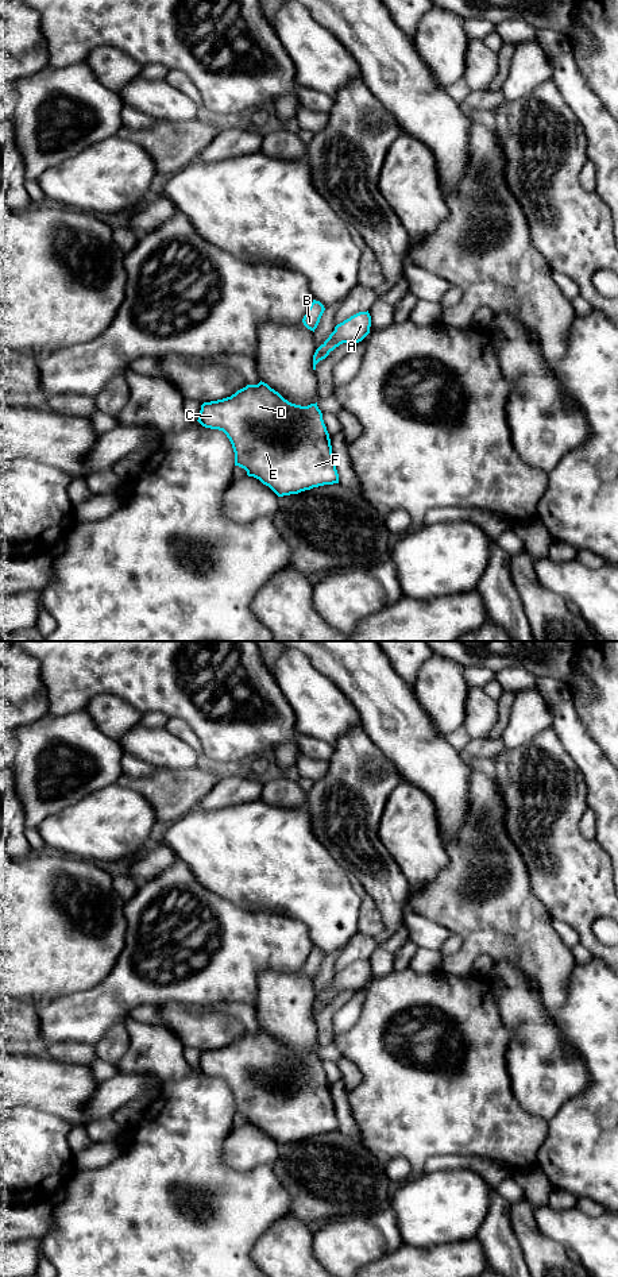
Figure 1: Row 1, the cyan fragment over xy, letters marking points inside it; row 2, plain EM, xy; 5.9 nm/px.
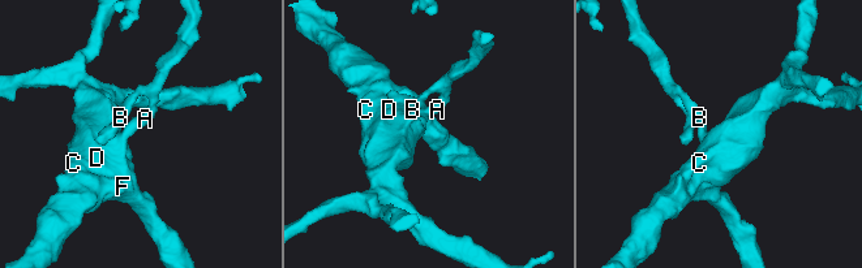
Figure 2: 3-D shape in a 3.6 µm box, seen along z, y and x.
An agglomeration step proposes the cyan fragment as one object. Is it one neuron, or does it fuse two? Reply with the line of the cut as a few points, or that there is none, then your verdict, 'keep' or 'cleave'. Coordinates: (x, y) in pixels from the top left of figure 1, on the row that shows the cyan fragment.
no cut | keep

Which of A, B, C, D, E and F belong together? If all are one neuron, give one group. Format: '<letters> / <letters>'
A B C D E F

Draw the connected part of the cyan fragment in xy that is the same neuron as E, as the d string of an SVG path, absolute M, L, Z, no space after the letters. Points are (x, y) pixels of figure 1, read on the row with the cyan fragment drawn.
M260 381L258 385L247 385L231 397L204 402L197 421L205 428L223 431L232 444L235 466L244 468L248 477L259 479L278 497L339 483L329 433L317 402L308 406L291 404Z

